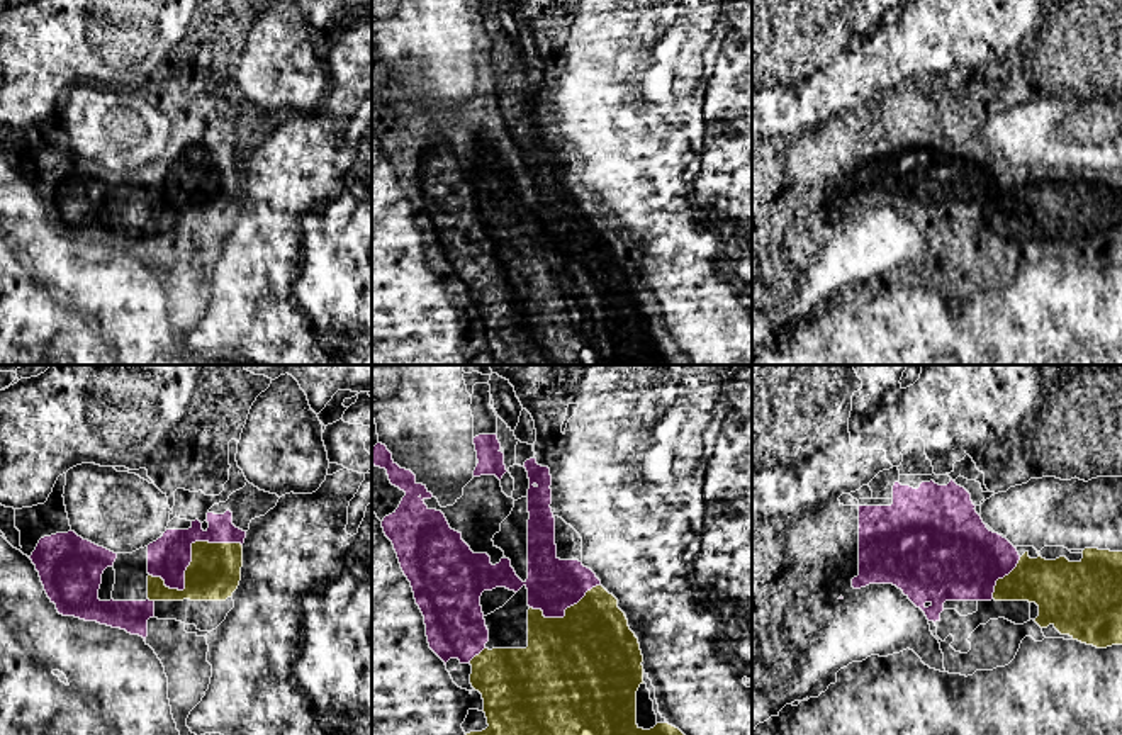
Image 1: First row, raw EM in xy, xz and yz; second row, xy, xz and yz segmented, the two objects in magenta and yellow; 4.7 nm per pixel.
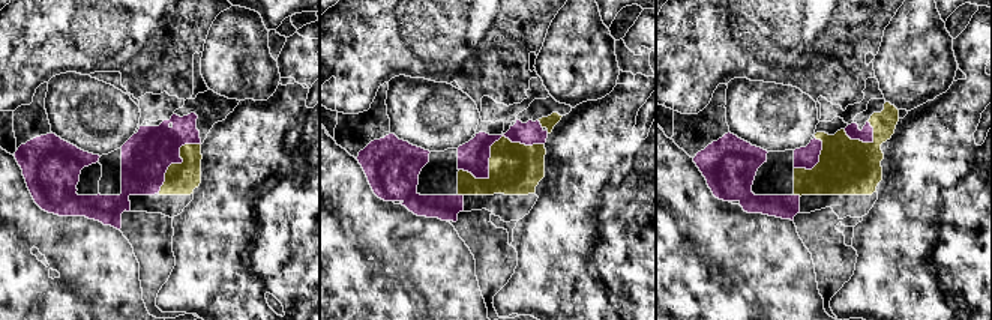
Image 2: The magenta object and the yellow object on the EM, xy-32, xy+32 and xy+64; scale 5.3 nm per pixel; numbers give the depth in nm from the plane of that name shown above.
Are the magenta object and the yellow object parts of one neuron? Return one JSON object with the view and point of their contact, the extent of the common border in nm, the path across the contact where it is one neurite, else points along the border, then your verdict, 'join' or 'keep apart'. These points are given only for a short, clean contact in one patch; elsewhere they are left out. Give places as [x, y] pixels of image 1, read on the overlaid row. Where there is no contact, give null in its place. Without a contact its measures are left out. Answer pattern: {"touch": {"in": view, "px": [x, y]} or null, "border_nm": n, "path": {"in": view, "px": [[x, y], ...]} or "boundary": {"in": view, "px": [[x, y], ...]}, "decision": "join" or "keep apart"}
{"touch": {"in": "xy", "px": [190, 561]}, "border_nm": 460, "decision": "join"}

